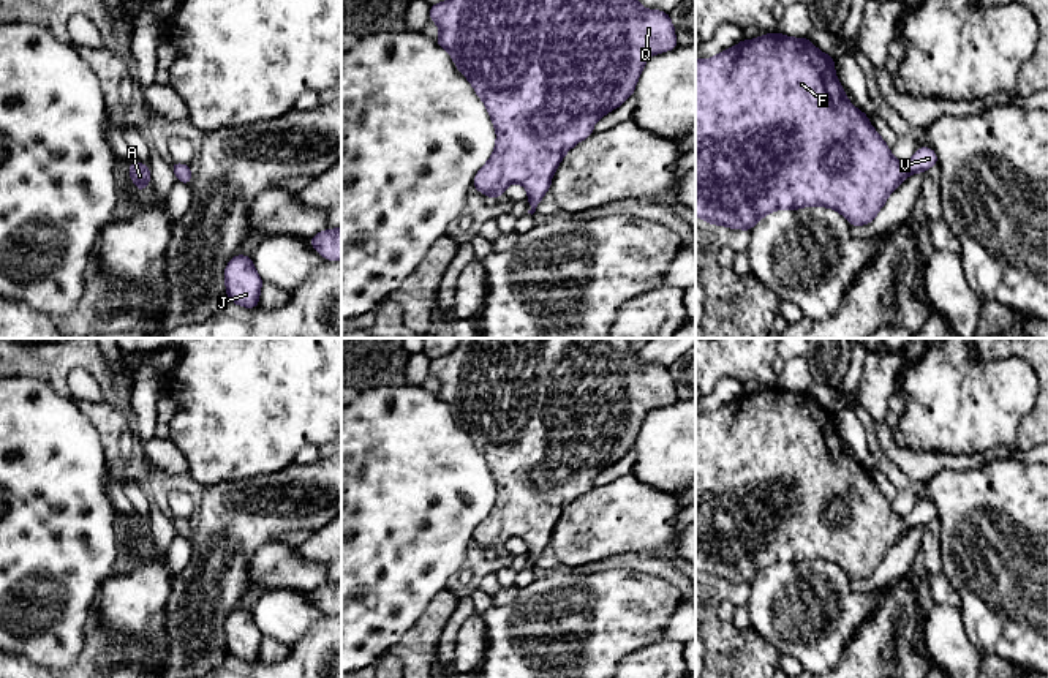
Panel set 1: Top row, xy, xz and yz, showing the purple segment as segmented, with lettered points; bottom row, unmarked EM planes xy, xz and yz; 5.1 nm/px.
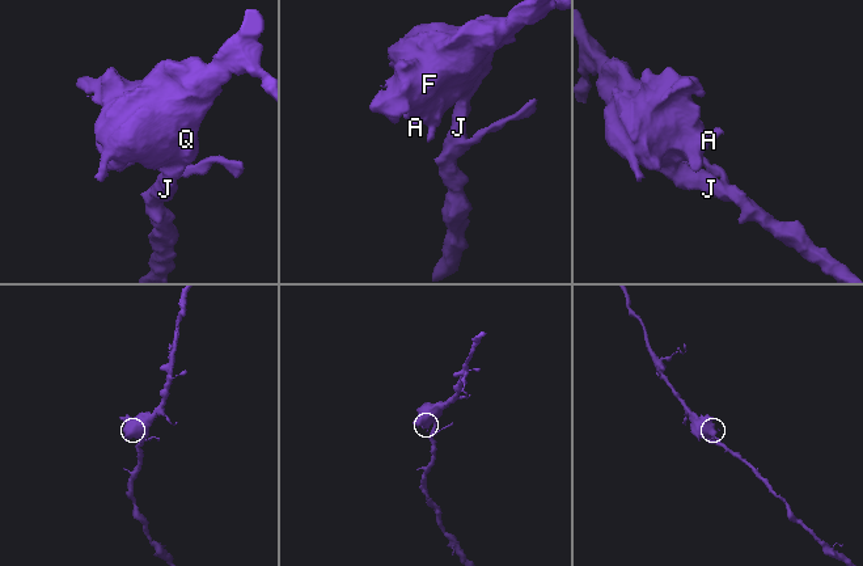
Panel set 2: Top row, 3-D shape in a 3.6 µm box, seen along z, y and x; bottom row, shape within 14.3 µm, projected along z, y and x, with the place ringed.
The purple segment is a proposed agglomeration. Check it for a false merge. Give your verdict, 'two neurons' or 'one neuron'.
one neuron

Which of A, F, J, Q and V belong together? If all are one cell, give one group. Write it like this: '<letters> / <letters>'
A F J Q V

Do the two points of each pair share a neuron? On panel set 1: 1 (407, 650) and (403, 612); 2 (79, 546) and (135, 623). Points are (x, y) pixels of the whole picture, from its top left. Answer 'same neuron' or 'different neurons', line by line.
1: different neurons
2: different neurons

